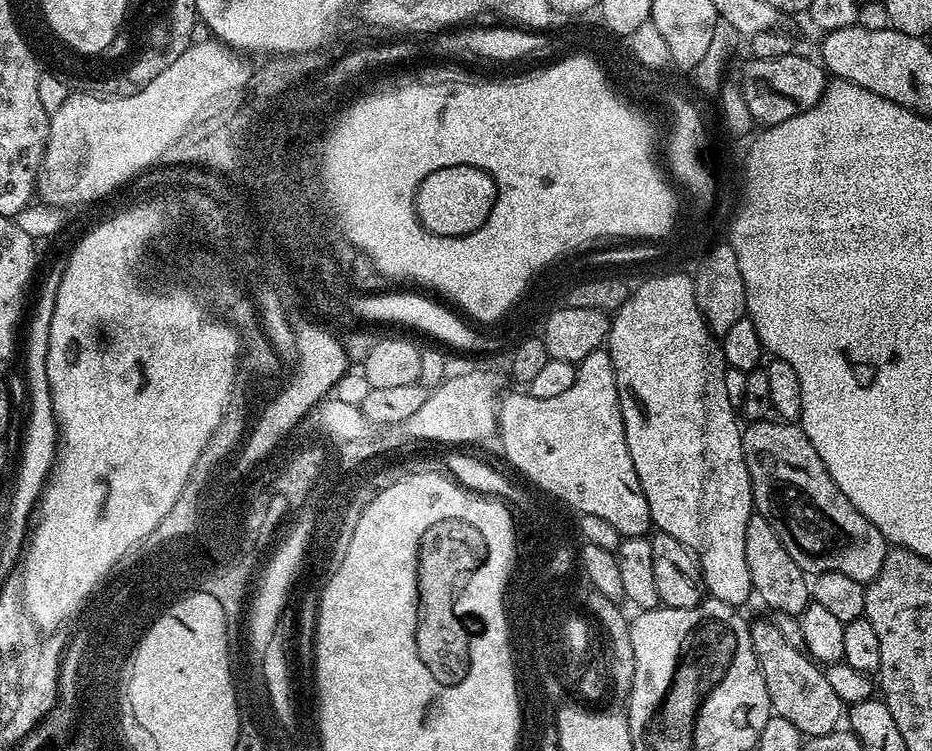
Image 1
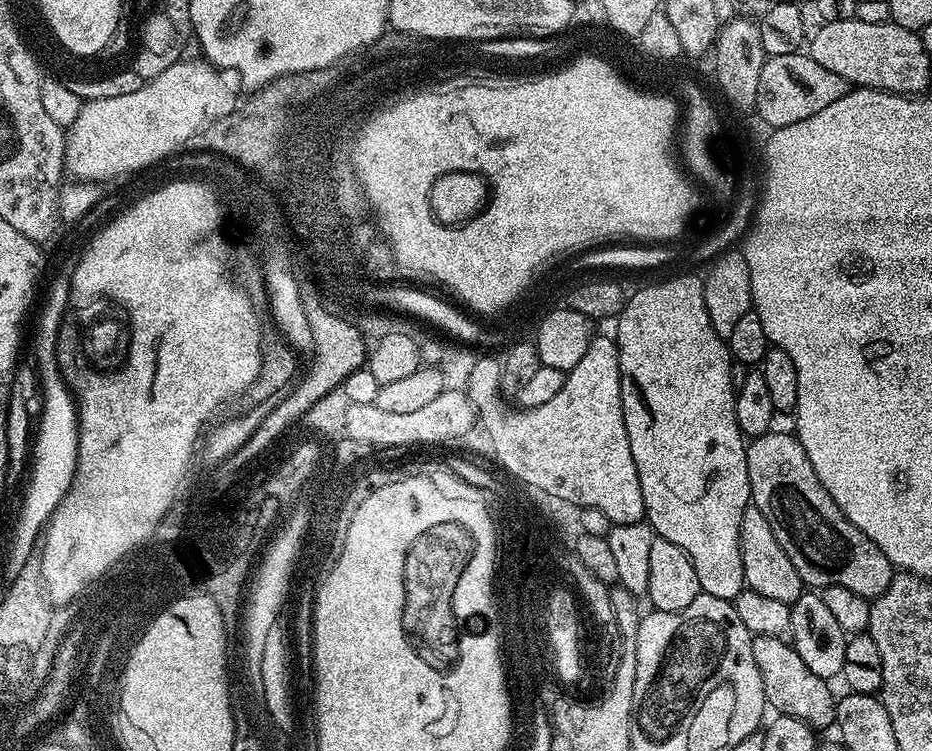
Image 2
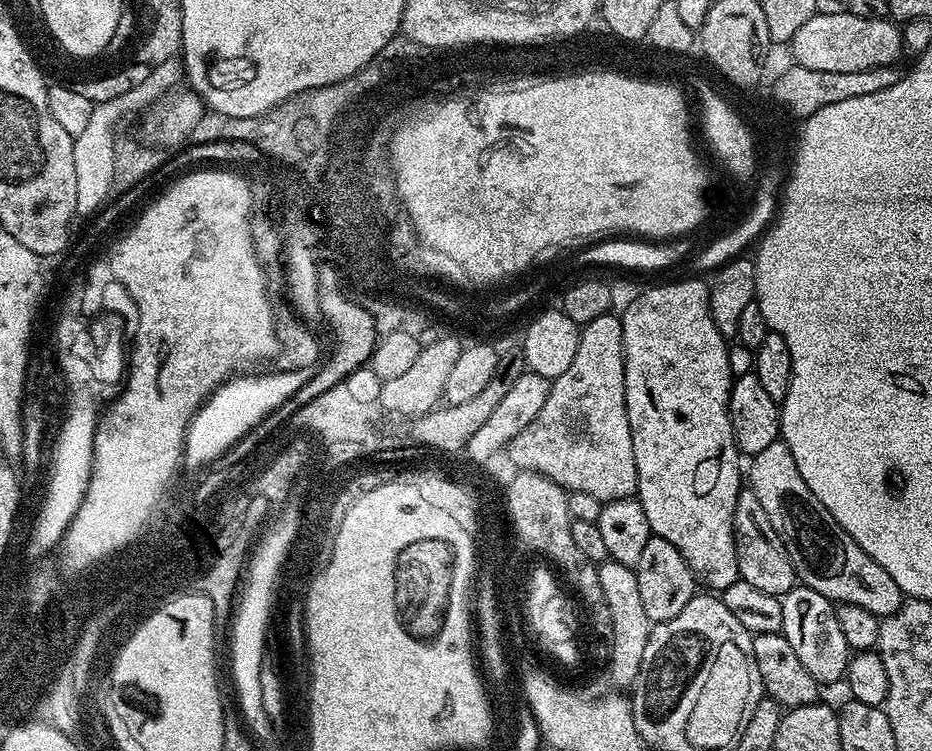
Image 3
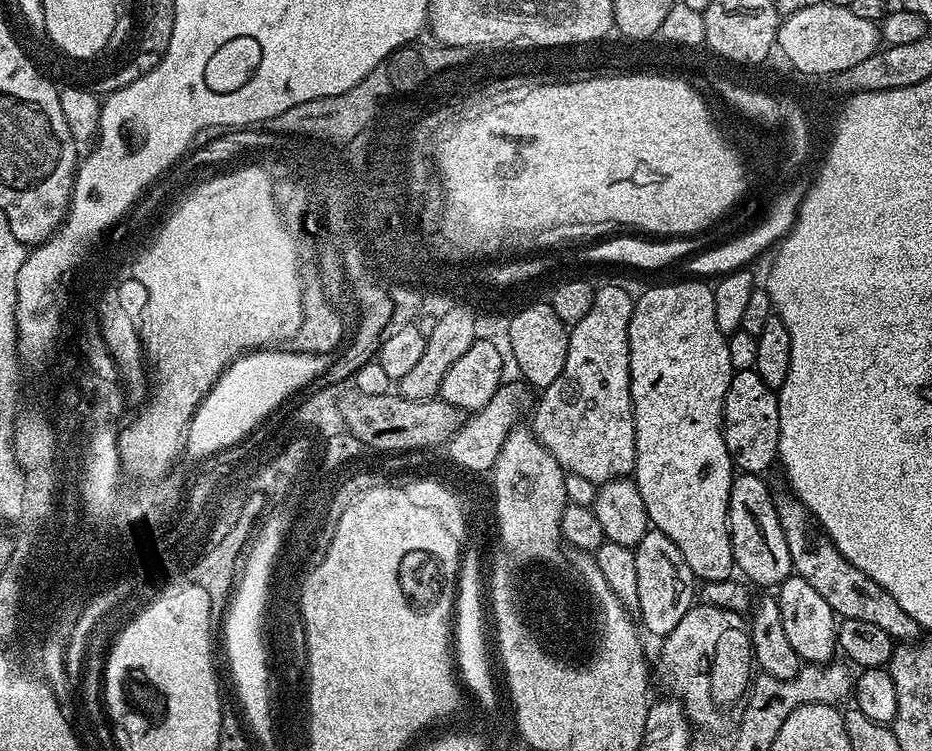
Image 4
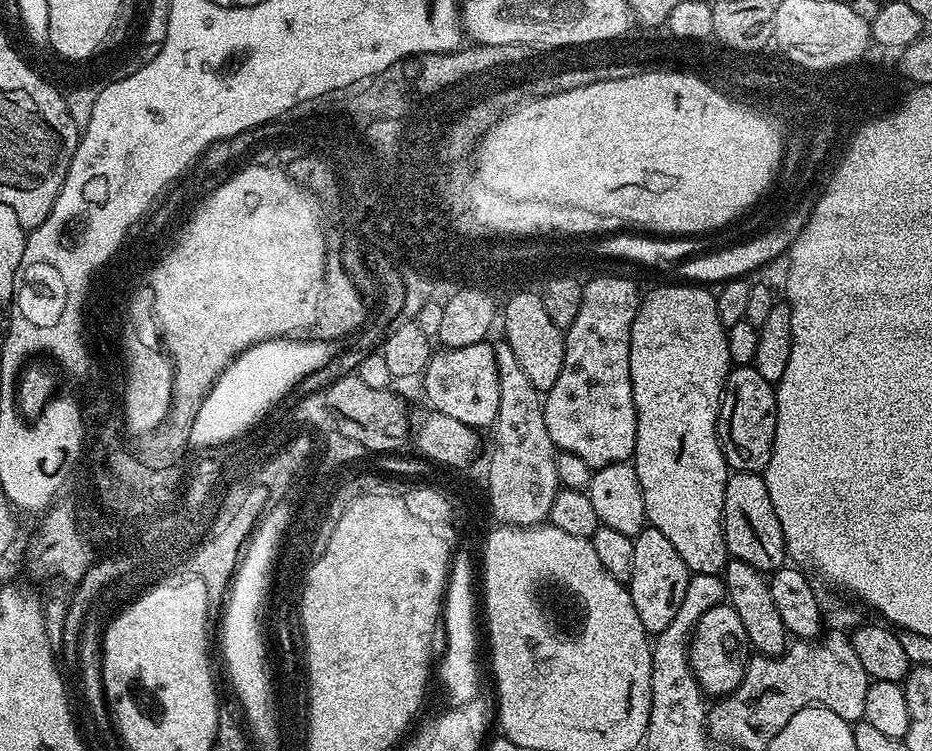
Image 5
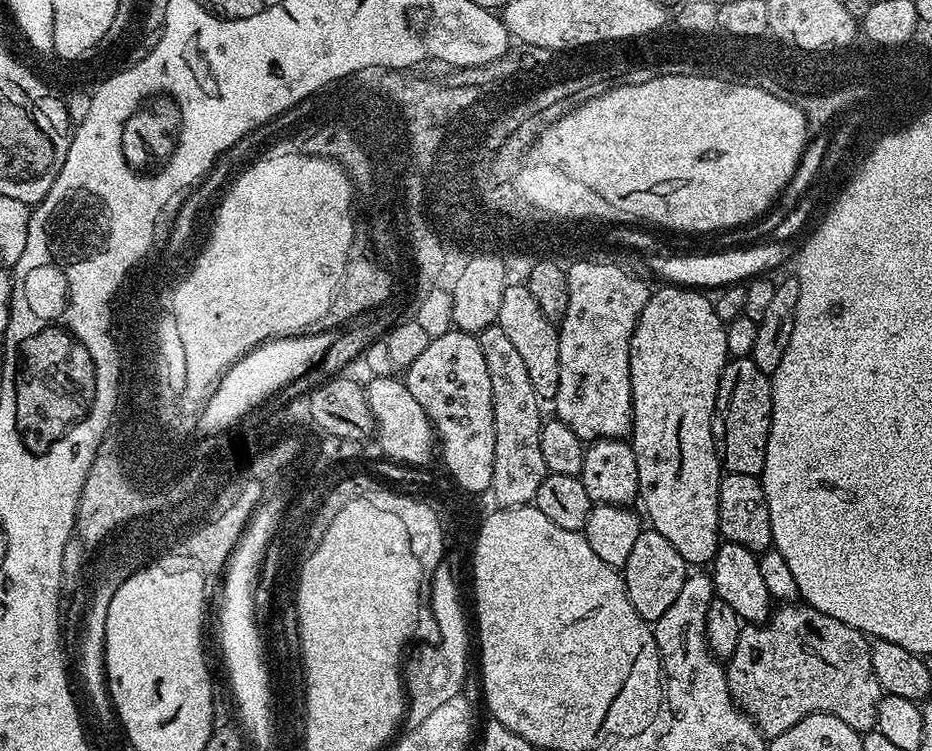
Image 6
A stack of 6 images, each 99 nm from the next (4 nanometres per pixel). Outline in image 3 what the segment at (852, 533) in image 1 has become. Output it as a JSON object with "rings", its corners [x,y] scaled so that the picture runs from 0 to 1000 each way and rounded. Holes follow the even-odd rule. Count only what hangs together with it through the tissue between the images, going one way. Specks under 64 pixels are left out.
{"rings":[[[840,585],[822,594],[818,605],[806,609],[804,618],[807,619],[804,623],[802,619],[800,623],[802,648],[807,650],[813,668],[818,668],[818,675],[826,690],[826,700],[835,706],[835,716],[839,716],[839,727],[843,727],[843,738],[848,738],[855,774],[862,782],[878,786],[878,791],[897,804],[925,807],[925,812],[933,812],[933,818],[945,823],[966,811],[972,795],[967,788],[964,775],[959,775],[959,770],[955,770],[955,764],[951,764],[951,759],[946,759],[946,754],[942,754],[942,748],[938,748],[938,743],[933,743],[933,738],[929,738],[929,732],[925,732],[925,727],[921,727],[921,722],[916,722],[916,716],[912,716],[912,711],[908,711],[903,700],[899,700],[899,695],[895,695],[891,679],[886,679],[886,674],[882,674],[882,668],[873,663],[869,647],[861,642],[861,631],[856,631],[852,605],[848,605]]]}

